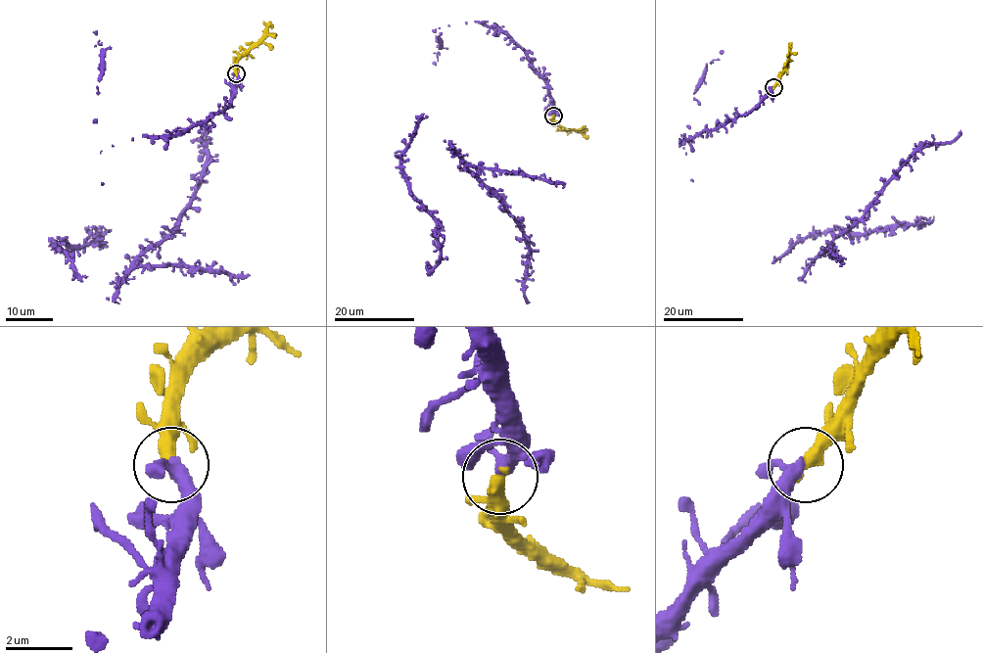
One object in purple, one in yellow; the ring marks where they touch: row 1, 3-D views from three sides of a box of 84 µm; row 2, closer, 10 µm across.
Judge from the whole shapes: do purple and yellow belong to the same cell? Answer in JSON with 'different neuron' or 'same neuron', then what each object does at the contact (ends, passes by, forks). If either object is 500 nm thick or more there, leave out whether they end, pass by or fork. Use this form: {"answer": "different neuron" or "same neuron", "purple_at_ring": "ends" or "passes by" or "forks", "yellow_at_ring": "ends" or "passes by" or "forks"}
{"answer": "same neuron", "purple_at_ring": "passes by", "yellow_at_ring": "ends"}

